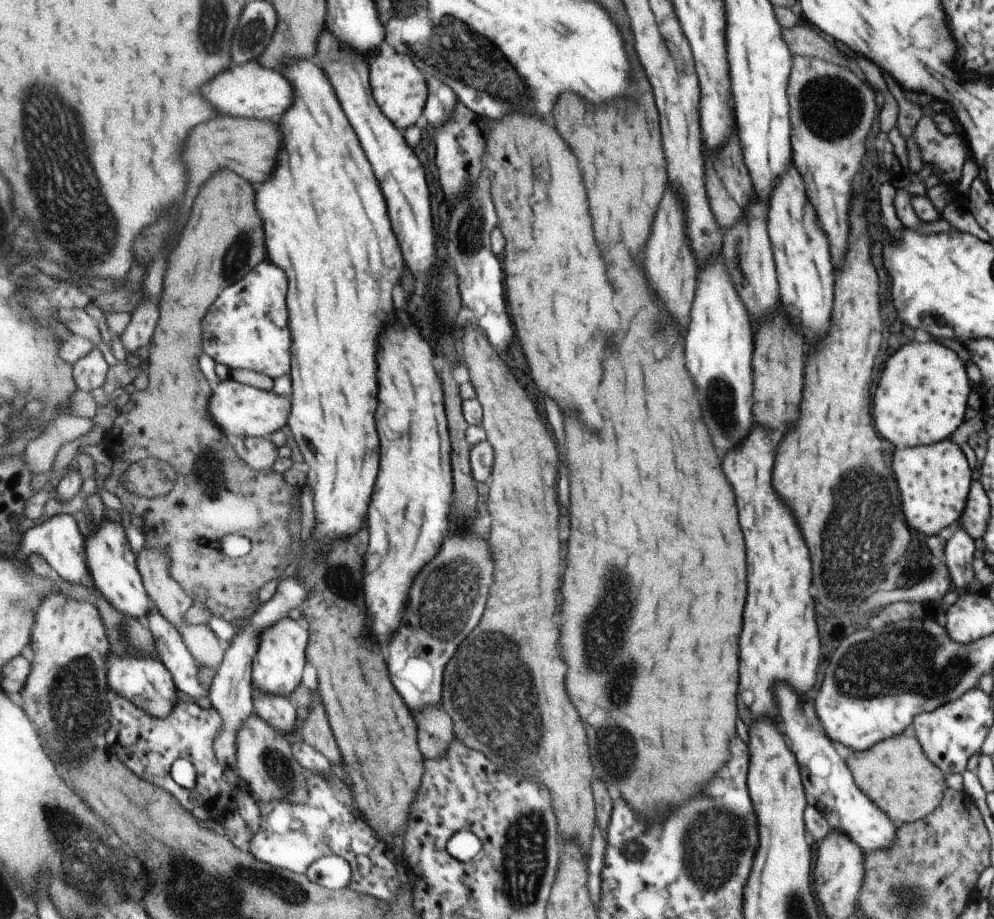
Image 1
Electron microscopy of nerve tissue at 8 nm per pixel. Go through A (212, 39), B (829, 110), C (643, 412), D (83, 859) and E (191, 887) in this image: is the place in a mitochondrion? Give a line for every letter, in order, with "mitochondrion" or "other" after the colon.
A: mitochondrion
B: mitochondrion
C: other
D: mitochondrion
E: mitochondrion

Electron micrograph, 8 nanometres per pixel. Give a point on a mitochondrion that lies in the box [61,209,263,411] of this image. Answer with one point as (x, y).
(235, 258)

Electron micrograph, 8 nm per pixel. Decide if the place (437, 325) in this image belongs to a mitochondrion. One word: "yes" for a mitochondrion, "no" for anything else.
no

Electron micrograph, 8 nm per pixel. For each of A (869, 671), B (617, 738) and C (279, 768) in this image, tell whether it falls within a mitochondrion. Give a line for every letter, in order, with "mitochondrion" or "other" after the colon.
A: mitochondrion
B: mitochondrion
C: mitochondrion

